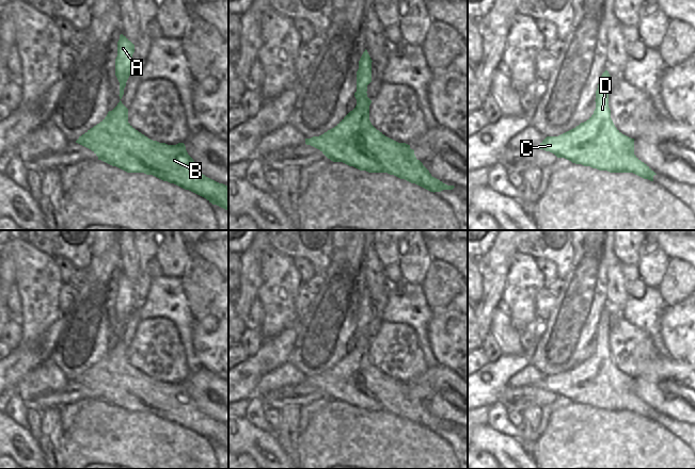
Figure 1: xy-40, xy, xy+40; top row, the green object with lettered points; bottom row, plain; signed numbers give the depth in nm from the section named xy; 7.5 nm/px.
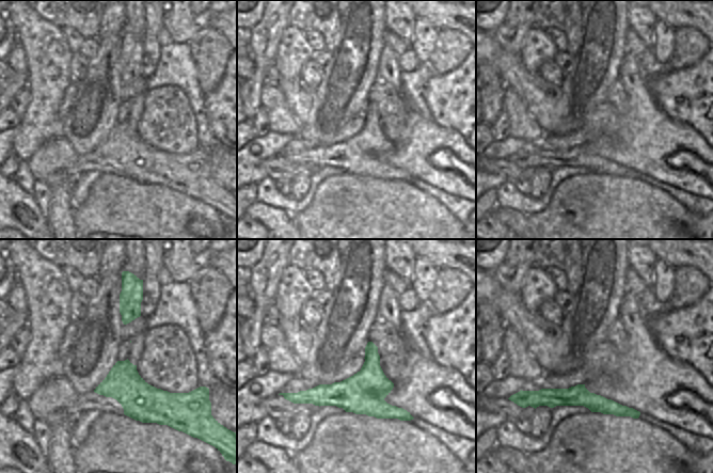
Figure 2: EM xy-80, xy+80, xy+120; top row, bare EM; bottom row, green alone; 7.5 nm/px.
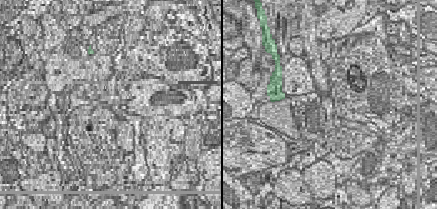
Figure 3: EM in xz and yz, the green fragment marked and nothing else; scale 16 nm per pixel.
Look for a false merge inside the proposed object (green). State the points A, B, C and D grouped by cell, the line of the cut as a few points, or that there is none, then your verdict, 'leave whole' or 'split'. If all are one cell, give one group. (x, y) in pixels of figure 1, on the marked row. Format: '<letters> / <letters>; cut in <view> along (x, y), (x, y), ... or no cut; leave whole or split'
A B C D; no cut; leave whole

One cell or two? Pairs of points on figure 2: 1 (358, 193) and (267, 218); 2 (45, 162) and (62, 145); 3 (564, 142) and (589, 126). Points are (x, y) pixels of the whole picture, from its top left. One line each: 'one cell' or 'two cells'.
1: two cells
2: one cell
3: two cells

